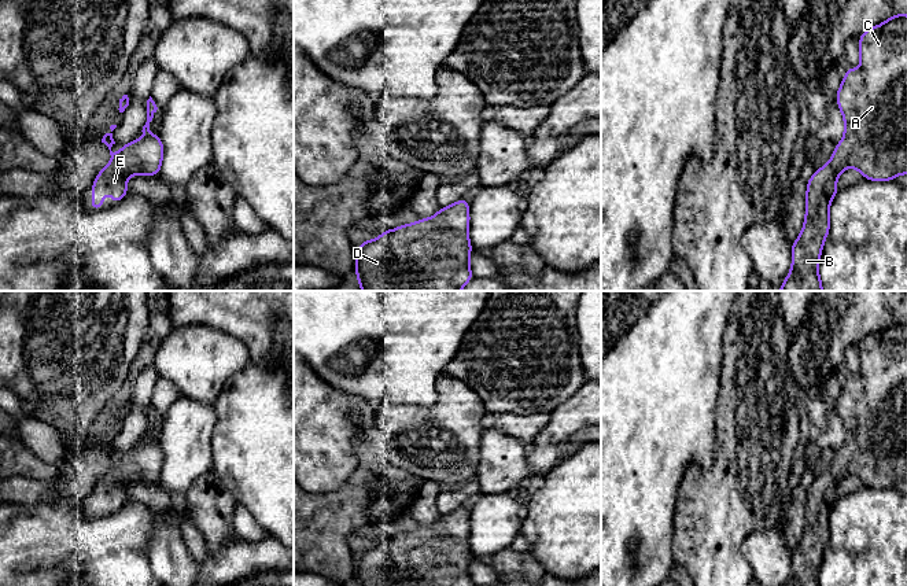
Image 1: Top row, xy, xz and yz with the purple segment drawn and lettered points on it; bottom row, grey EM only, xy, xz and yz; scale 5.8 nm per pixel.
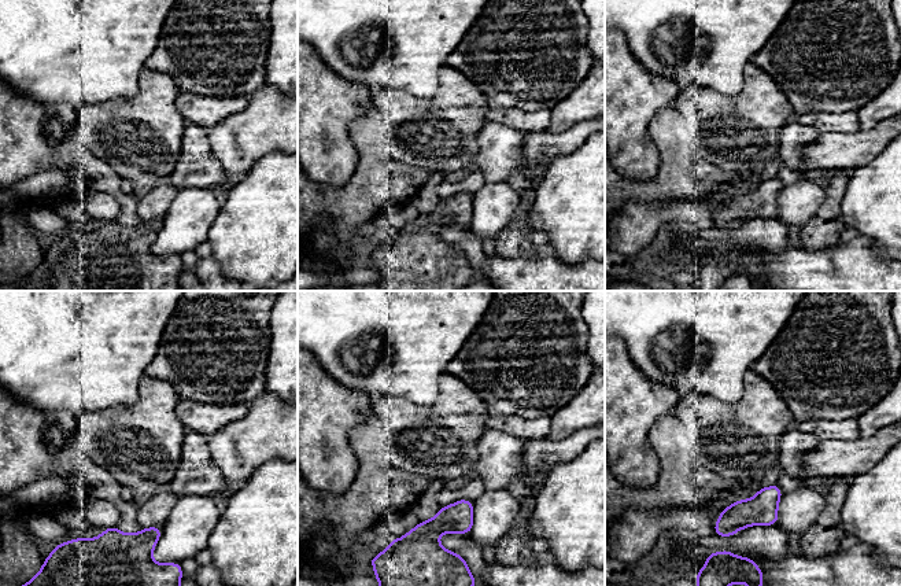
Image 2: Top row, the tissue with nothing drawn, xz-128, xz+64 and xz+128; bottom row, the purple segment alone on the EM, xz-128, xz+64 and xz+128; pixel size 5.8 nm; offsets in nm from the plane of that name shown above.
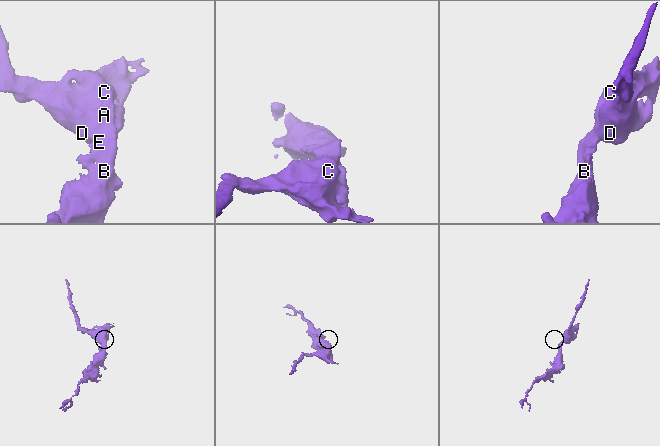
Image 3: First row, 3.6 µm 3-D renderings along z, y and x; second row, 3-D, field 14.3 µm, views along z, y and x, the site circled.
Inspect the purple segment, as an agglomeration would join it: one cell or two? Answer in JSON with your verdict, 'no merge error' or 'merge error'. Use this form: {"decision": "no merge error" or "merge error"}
{"decision": "no merge error"}

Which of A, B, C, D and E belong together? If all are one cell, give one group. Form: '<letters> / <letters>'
A B C D E

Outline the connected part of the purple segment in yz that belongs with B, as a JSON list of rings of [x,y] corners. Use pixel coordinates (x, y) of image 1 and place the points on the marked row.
[[[896,14],[893,16],[889,16],[884,23],[878,26],[871,26],[867,30],[864,30],[863,34],[859,37],[859,52],[860,52],[860,69],[856,70],[853,67],[848,67],[841,81],[841,86],[836,93],[837,106],[844,117],[844,126],[845,126],[844,137],[838,144],[836,144],[830,161],[821,169],[815,170],[812,177],[807,181],[804,225],[800,236],[792,243],[792,269],[778,291],[823,291],[822,281],[819,279],[818,266],[826,236],[830,231],[829,206],[834,199],[836,194],[838,192],[836,181],[845,167],[858,169],[862,173],[862,176],[870,181],[891,181],[895,180],[897,174],[907,174],[907,15]]]

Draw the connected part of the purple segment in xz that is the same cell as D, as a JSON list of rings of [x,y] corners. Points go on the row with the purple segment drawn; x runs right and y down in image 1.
[[[460,199],[440,207],[429,218],[419,220],[391,231],[383,231],[375,240],[362,242],[357,250],[355,272],[362,291],[461,291],[475,276],[469,268],[472,244],[467,231],[469,228],[469,202]]]

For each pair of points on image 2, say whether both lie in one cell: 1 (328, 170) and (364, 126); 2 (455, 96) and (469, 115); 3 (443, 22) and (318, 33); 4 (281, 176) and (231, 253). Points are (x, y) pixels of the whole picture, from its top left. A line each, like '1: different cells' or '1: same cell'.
1: different cells
2: same cell
3: same cell
4: same cell

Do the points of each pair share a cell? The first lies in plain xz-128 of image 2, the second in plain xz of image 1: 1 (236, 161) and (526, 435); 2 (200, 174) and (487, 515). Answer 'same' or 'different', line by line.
1: different
2: different

